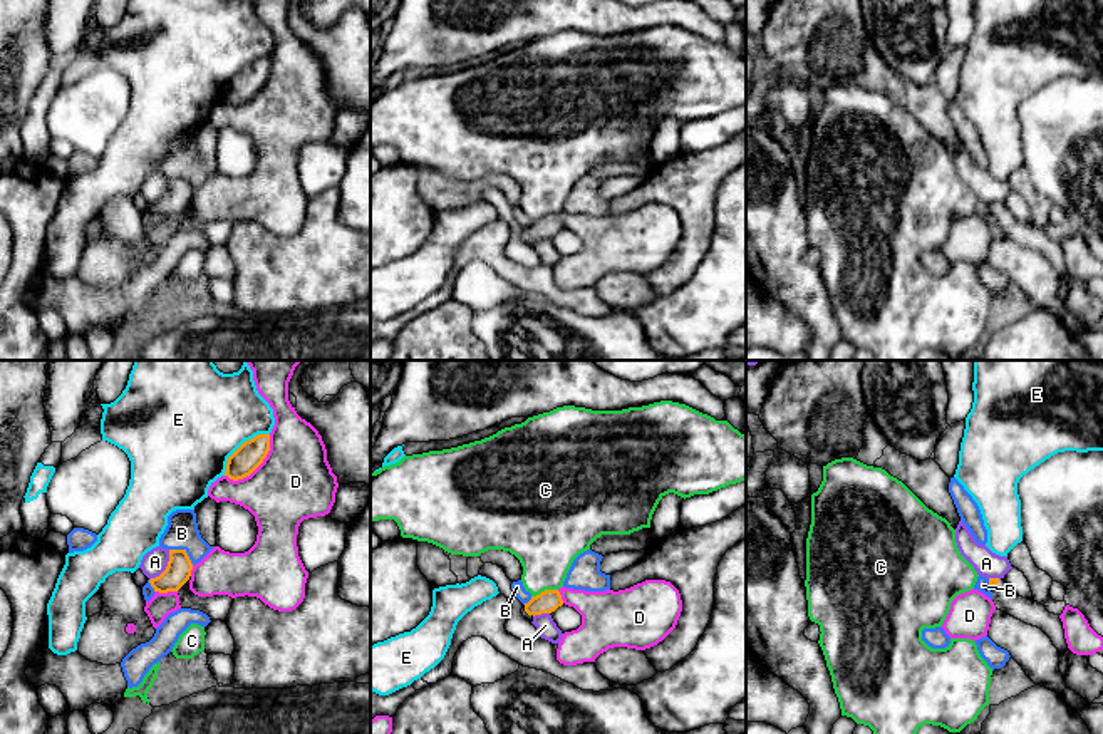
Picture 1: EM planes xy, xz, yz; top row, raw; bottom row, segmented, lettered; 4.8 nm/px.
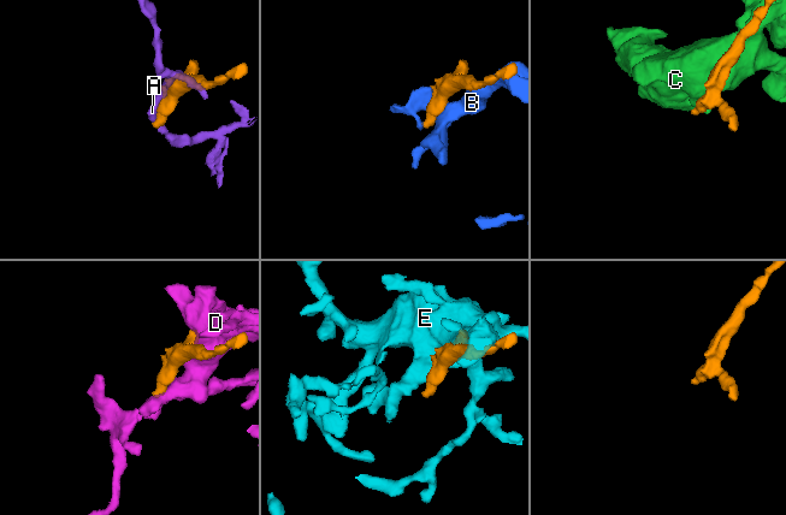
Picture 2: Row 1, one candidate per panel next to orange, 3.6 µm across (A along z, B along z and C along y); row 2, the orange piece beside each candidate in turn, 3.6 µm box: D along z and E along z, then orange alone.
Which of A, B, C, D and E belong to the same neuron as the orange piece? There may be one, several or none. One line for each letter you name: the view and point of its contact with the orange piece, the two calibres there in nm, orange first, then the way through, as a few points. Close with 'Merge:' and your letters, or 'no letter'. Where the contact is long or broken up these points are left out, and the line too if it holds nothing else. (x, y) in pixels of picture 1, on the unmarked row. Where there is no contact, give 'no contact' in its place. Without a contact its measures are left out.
Merge: no letter

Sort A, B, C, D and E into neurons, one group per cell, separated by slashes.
A / B / C / D / E

